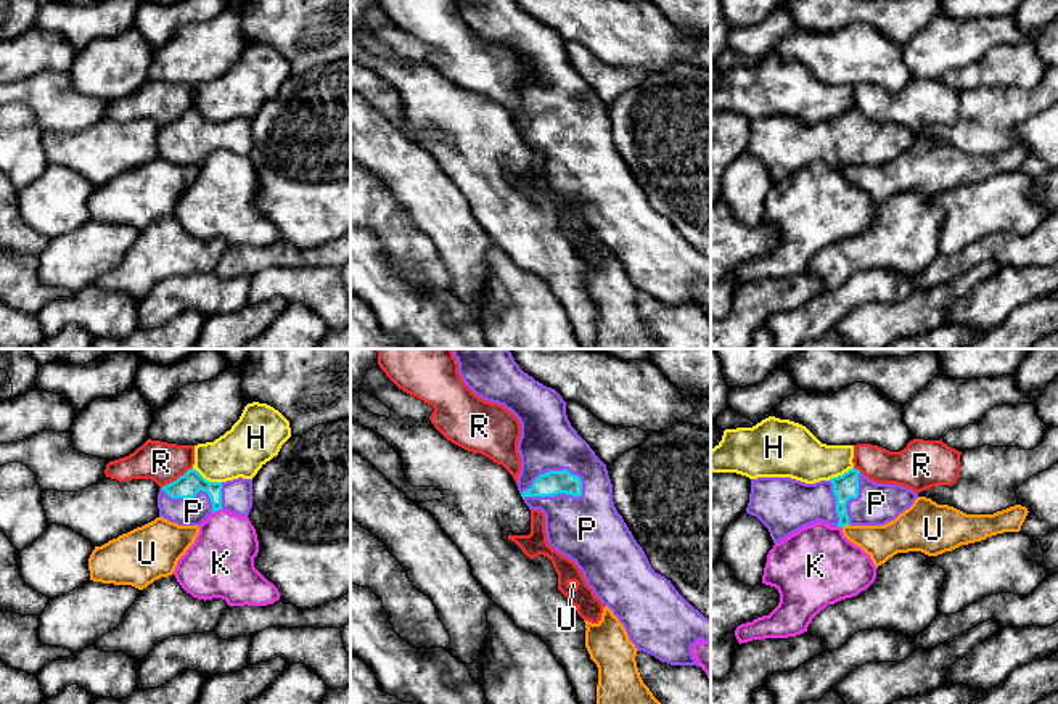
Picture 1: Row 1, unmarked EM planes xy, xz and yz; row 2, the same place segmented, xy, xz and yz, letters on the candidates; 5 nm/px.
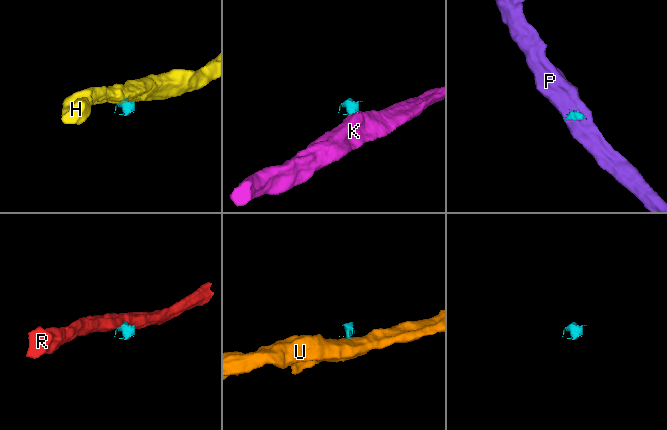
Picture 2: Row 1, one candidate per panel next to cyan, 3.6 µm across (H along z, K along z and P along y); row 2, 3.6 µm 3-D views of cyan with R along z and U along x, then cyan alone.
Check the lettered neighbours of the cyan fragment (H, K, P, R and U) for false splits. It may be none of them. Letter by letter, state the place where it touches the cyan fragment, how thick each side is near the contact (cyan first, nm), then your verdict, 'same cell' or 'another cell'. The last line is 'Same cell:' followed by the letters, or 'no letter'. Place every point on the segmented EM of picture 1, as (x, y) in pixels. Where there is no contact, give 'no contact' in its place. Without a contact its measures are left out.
H: contact xy (205, 479); calibres 120 and 240 nm; another cell
K: contact xy (216, 510); calibres 120 and 320 nm; another cell
P: contact xz (550, 471); calibres 120 and 280 nm; another cell
R: contact xy (177, 479); calibres 120 and 200 nm; same cell
U: contact yz (844, 524); calibres 120 and 180 nm; another cell
Same cell: R

